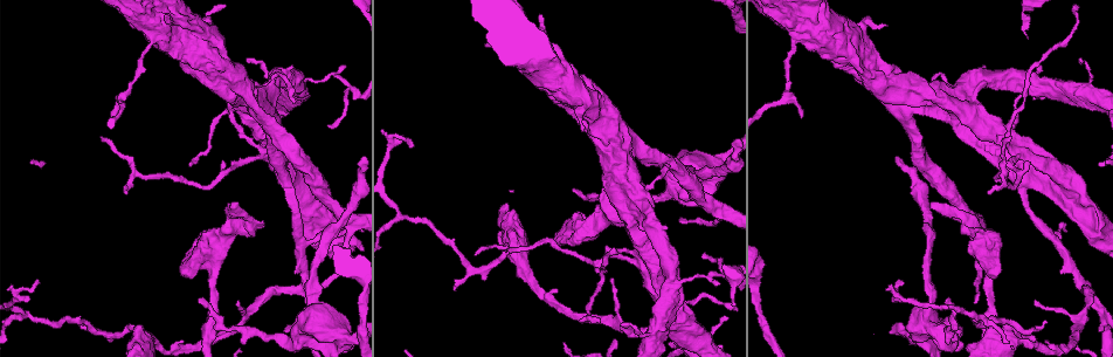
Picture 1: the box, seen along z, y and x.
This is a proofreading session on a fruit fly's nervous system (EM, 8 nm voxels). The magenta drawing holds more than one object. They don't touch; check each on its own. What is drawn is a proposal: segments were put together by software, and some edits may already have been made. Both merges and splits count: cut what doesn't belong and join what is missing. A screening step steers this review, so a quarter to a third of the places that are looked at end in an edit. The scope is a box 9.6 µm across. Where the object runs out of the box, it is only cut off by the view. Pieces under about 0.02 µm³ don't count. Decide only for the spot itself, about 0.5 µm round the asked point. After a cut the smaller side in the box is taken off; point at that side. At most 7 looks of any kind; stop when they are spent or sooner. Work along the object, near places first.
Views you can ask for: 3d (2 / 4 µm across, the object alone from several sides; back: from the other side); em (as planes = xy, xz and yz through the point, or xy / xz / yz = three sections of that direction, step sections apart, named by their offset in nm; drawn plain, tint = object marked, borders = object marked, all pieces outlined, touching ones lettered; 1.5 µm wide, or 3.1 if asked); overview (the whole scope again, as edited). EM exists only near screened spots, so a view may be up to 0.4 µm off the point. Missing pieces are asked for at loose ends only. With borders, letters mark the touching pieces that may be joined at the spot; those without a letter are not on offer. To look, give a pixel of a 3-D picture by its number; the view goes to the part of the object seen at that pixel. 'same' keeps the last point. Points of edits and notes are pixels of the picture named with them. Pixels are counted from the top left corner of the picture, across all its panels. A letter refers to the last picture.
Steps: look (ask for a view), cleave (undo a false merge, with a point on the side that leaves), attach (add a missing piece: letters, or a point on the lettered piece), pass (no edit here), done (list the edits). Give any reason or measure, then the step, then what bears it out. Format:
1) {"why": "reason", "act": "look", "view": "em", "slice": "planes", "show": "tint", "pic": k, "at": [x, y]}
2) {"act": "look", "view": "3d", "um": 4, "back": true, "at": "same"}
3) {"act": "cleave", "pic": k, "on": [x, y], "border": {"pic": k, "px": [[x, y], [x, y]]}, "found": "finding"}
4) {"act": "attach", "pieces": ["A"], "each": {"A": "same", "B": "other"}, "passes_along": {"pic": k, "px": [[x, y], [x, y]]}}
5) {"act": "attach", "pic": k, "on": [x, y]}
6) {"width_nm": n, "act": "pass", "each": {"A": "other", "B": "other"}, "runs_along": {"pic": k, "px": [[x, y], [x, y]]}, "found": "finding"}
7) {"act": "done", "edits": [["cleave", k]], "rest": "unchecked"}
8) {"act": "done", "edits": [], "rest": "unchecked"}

{"why": "closes a loop", "act": "look", "view": "3d", "um": 4, "pic": 1, "at": [267, 153]}

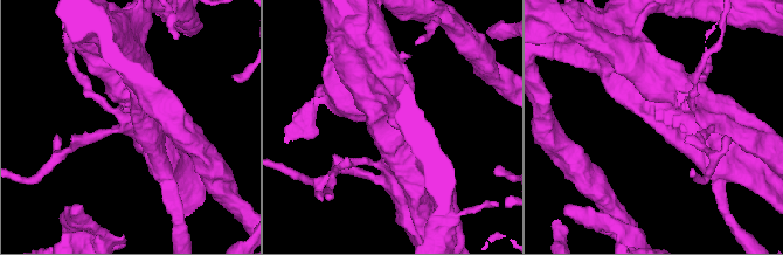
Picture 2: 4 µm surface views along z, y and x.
{"act": "look", "view": "em", "slice": "xy", "step": 8, "show": "tint", "pic": 2, "at": [135, 128]}

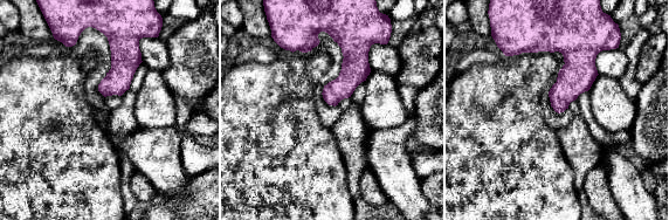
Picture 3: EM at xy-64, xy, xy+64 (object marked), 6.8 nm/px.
{"act": "look", "view": "em", "slice": "planes", "show": "borders", "at": "same"}

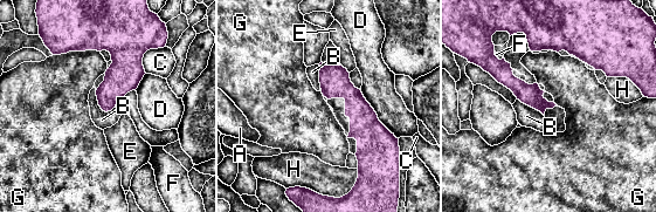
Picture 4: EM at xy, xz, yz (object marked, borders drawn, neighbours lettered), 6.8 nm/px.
{"longest_contact_nm": ["D", 440], "act": "pass", "each": {"A": "other", "B": "other", "C": "other", "D": "other", "E": "other", "F": "other", "G": "other", "H": "other"}, "runs_along": {"pic": 4, "px": [[323, 68], [363, 117], [360, 166]]}, "found": "all the same cell"}

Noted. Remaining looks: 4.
{"why": "calibre changes", "act": "look", "view": "3d", "um": 4, "pic": 1, "at": [658, 196]}

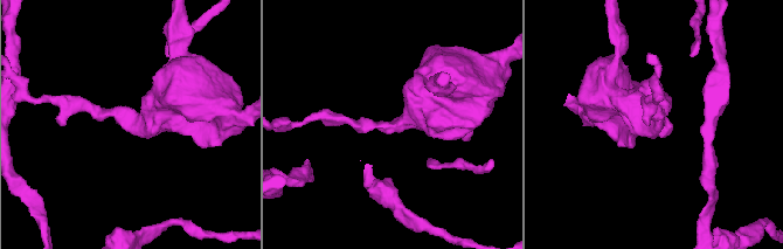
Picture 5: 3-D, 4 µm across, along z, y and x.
{"act": "look", "view": "em", "slice": "planes", "show": "tint", "pic": 5, "at": [658, 122]}

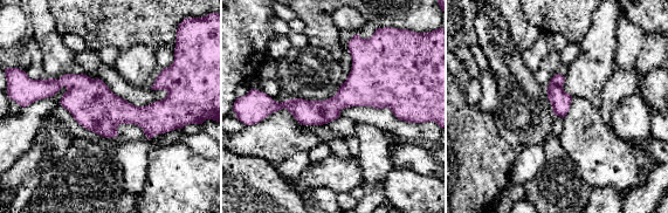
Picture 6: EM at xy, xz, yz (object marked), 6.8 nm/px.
{"act": "look", "view": "em", "slice": "planes", "show": "borders", "at": "same"}

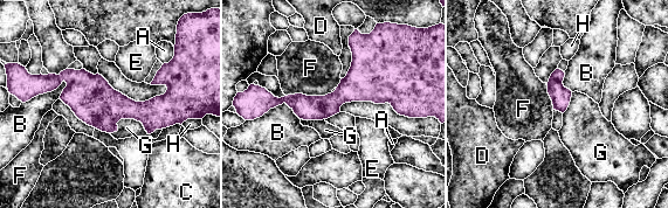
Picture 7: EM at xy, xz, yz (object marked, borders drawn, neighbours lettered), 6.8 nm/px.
{"longest_contact_nm": ["G", 360], "act": "pass", "each": {"A": "other", "B": "other", "C": "other", "D": "other", "E": "other", "F": "other", "G": "other", "H": "other"}, "runs_along": {"pic": 7, "px": [[40, 91], [73, 78], [101, 106], [179, 98]]}, "found": "all the same cell"}

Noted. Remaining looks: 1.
{"act": "done", "edits": [], "rest": "unchecked"}

